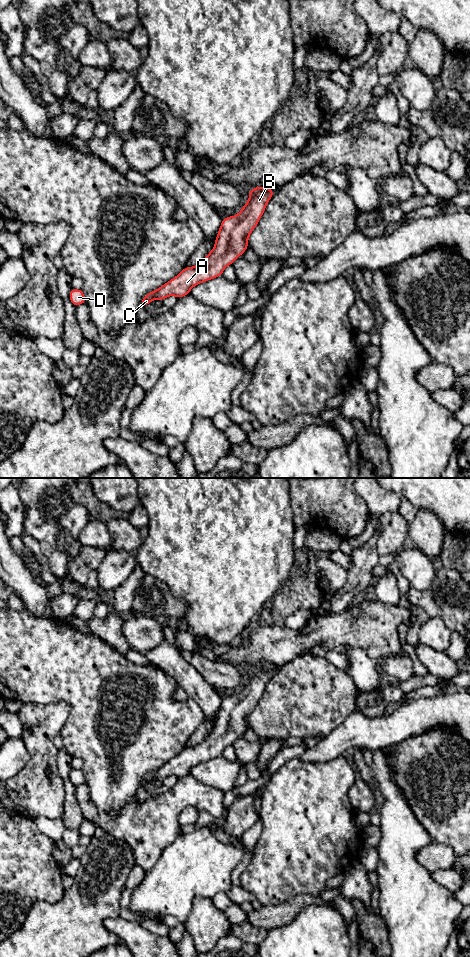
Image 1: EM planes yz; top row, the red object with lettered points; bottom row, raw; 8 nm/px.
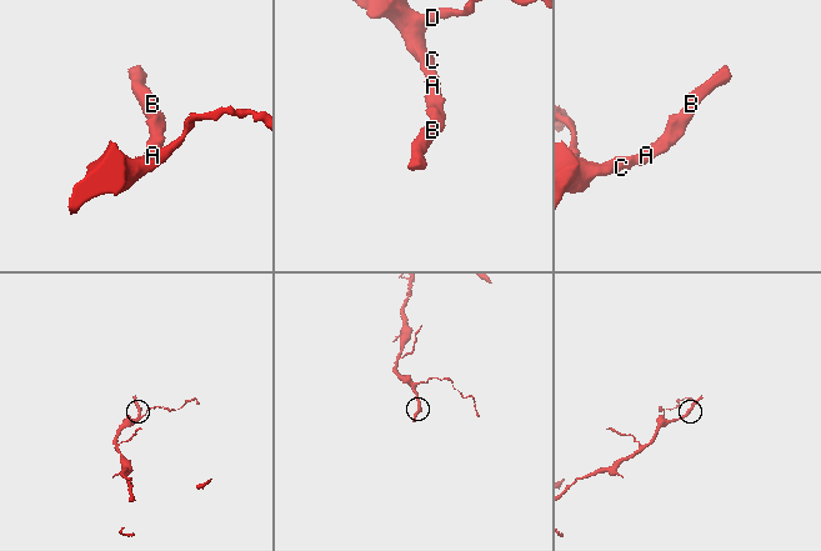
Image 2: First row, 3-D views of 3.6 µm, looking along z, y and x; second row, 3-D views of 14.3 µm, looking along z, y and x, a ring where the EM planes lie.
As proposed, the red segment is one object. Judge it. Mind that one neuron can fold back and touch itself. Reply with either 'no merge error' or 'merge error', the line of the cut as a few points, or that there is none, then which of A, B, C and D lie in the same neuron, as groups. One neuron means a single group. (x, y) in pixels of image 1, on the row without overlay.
no merge error; cut none; groups A B C D

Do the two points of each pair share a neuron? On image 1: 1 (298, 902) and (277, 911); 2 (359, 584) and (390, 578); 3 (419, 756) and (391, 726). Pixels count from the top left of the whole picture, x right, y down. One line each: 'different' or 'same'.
1: same
2: different
3: different

